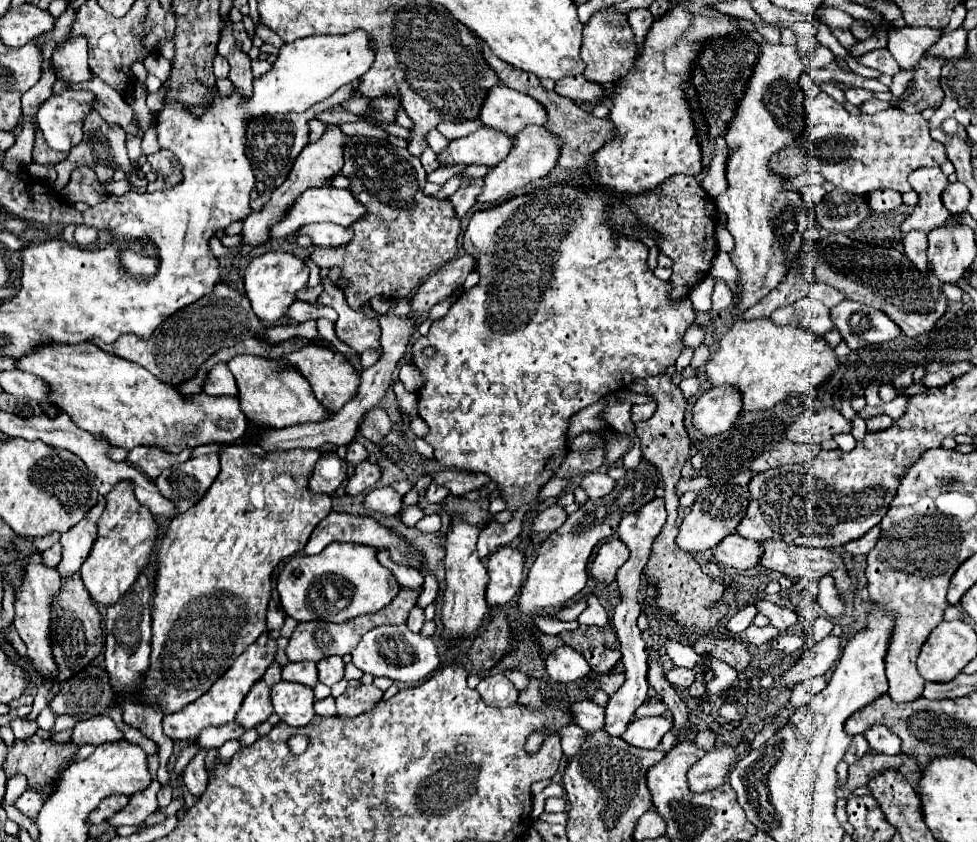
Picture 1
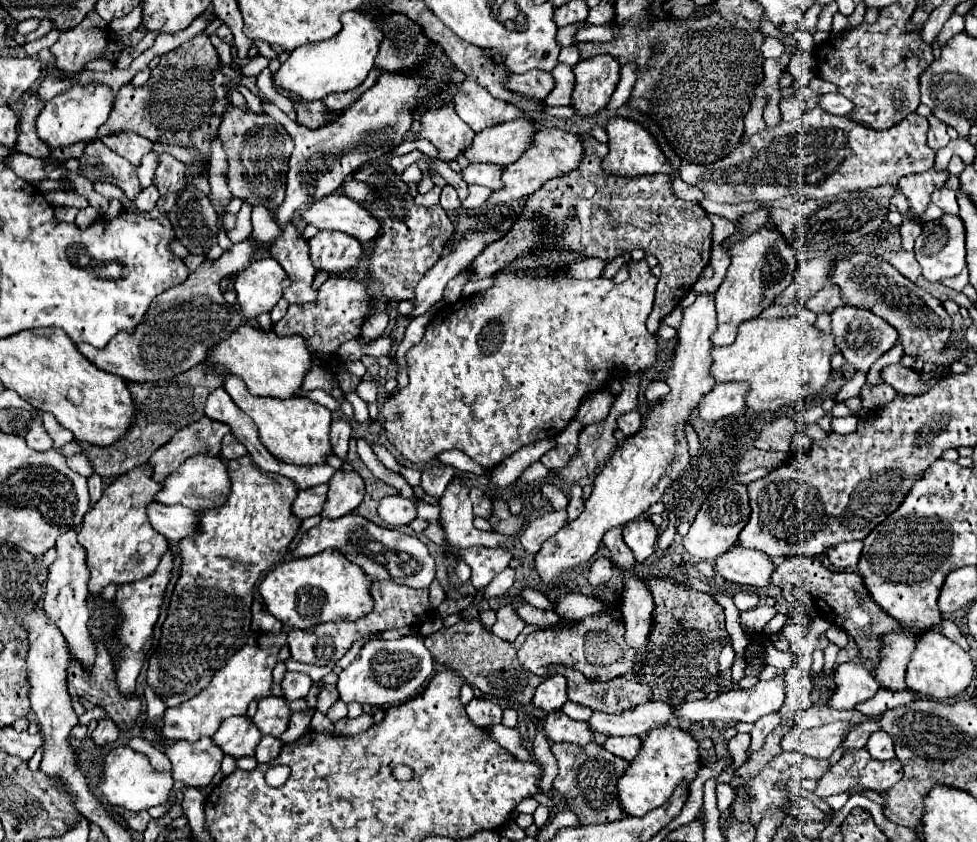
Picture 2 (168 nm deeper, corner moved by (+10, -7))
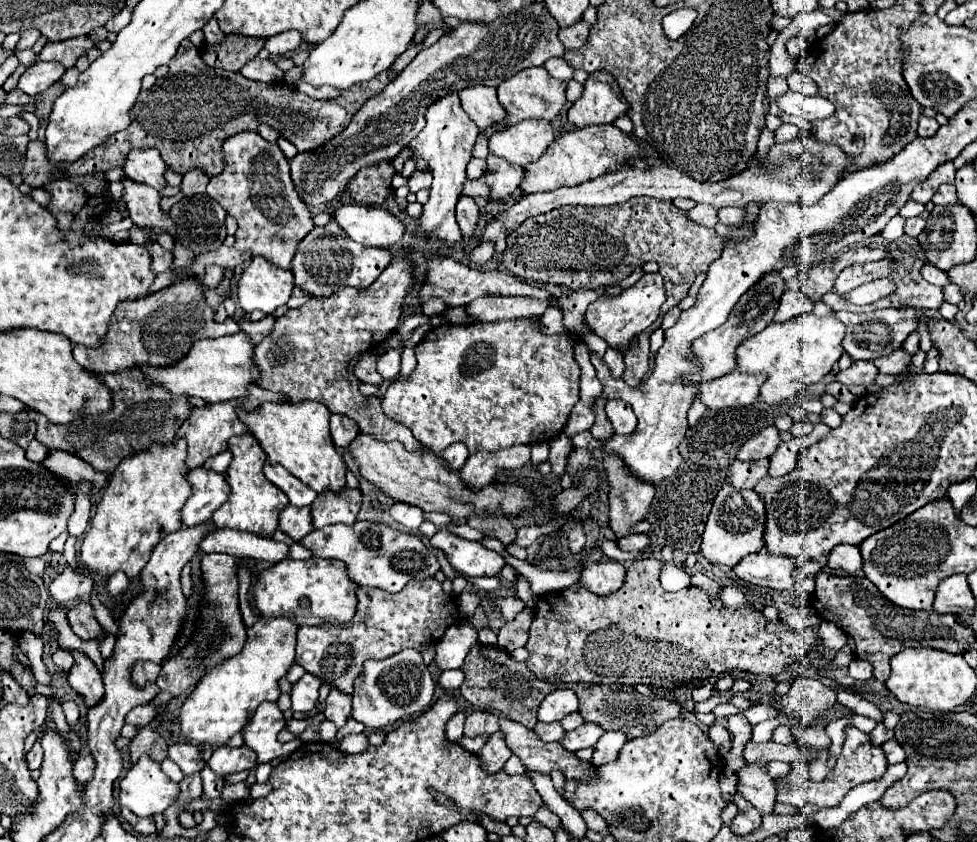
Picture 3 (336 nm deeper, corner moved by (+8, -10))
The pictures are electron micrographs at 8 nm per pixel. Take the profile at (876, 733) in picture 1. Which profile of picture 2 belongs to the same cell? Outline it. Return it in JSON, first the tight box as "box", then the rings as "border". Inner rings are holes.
{"box":[867,731,895,759],"border":[[[877,731],[869,737],[869,743],[867,743],[867,749],[869,753],[875,757],[875,759],[893,759],[895,757],[895,751],[893,751],[893,739],[889,735],[885,735],[883,731]]]}

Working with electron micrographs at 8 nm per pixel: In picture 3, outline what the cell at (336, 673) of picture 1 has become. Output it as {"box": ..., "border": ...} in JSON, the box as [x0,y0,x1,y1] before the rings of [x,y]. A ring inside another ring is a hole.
{"box":[323,688,351,728],"border":[[[331,688],[327,700],[325,700],[325,710],[323,716],[331,720],[337,728],[341,728],[351,714],[351,696],[341,692],[339,688]]]}

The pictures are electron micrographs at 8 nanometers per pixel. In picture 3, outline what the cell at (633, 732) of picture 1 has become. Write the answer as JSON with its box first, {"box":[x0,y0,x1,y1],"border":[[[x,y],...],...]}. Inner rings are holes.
{"box":[591,732,627,766],"border":[[[605,732],[603,738],[599,740],[599,744],[595,746],[595,752],[593,752],[593,758],[591,762],[595,766],[603,766],[603,764],[609,764],[609,762],[615,762],[623,744],[627,742],[627,736],[623,732]]]}

